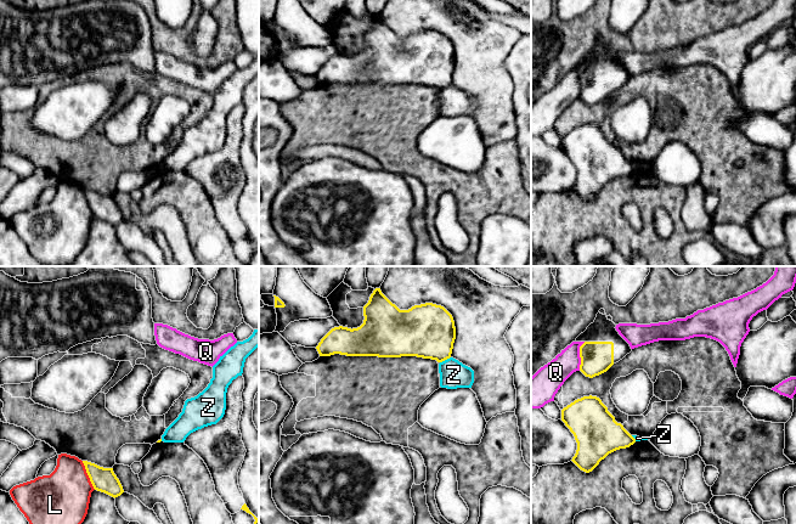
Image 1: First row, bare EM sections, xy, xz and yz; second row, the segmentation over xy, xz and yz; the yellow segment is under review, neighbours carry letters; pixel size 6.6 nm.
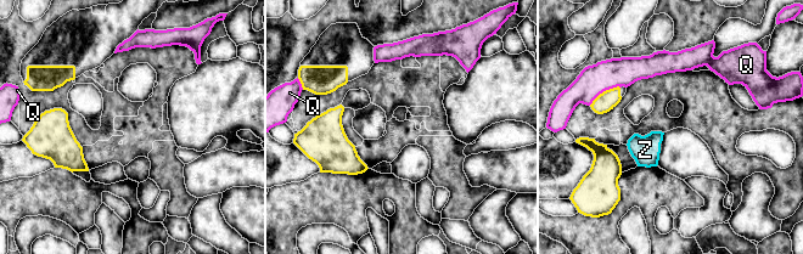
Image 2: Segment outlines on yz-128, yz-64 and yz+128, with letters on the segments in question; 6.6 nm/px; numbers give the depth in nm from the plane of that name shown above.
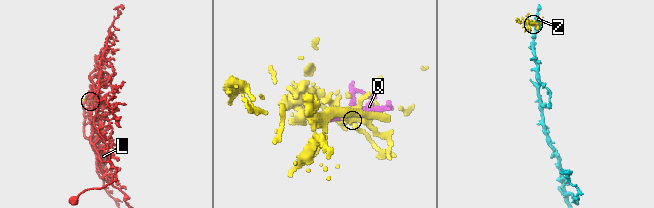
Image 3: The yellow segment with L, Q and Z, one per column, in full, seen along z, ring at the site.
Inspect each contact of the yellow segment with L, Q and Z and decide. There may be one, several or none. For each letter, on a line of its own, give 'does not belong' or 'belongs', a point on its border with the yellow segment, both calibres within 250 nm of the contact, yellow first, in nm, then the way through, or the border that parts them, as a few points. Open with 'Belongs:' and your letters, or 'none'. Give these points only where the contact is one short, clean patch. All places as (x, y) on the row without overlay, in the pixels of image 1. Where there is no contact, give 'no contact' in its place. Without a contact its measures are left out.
Belongs: none
L: does not belong; meets yellow in xy at (88, 202); 160 nm thick on the yellow side, 380 nm on the other
Q: does not belong; meets yellow in yz at (580, 84); 220 nm thick on the yellow side, 180 nm on the other
Z: does not belong; meets yellow in xz at (445, 86); 360 nm thick on the yellow side, 180 nm on the other

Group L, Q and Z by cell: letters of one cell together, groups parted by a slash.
L / Q / Z

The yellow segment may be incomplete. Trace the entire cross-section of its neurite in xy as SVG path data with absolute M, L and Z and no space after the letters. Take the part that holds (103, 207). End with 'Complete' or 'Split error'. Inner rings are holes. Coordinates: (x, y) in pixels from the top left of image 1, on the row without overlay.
M83 188L83 191L95 218L105 220L114 226L124 220L113 196L103 196L87 188Z. Complete

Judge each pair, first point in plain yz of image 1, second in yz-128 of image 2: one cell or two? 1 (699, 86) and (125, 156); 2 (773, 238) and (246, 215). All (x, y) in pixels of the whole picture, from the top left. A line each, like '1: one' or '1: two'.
1: one
2: two

